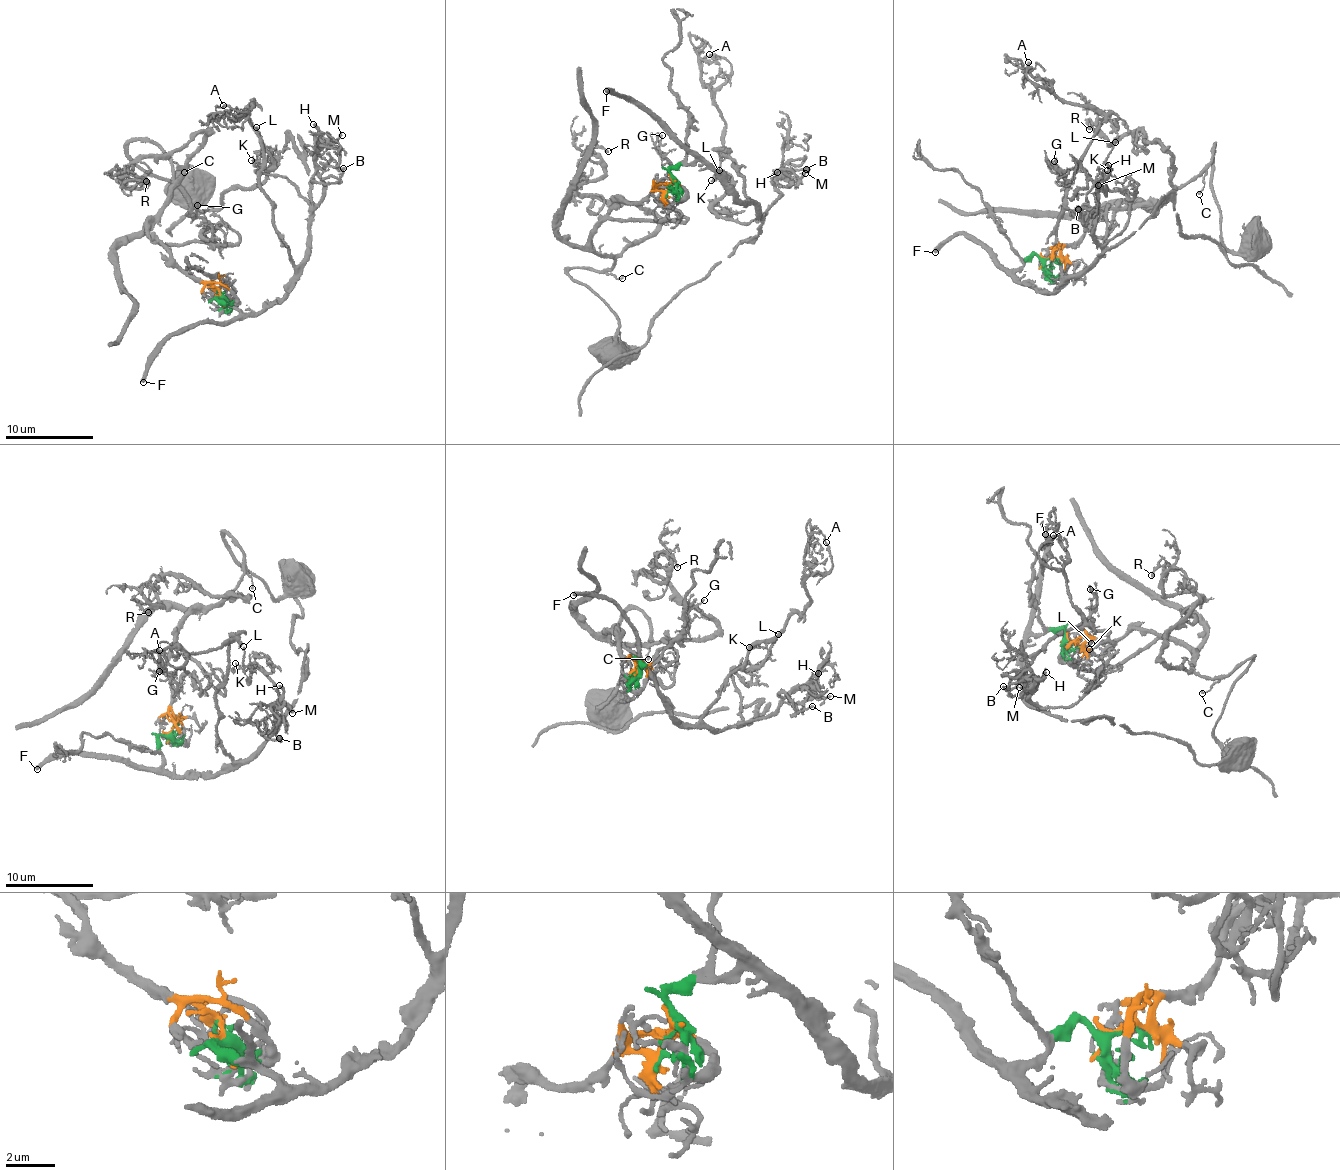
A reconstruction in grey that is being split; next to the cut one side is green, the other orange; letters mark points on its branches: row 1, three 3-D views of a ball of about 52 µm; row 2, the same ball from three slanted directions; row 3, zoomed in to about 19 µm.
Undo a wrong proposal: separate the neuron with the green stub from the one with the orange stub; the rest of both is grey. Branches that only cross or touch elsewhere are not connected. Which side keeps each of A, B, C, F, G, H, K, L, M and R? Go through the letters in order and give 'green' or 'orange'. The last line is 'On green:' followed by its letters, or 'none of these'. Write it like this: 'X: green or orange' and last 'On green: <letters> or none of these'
A: green
B: green
C: orange
F: green
G: orange
H: green
K: green
L: green
M: green
R: orange
On green: A, B, F, H, K, L, M

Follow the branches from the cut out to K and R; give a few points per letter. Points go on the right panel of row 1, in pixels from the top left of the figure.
K: (1048, 258), (1018, 280), (1046, 293), (1078, 276), (1127, 223), (1108, 170)
R: (1048, 258), (1090, 217), (1156, 205), (1174, 189), (1170, 153), (1145, 143), (1144, 126), (1089, 130)

